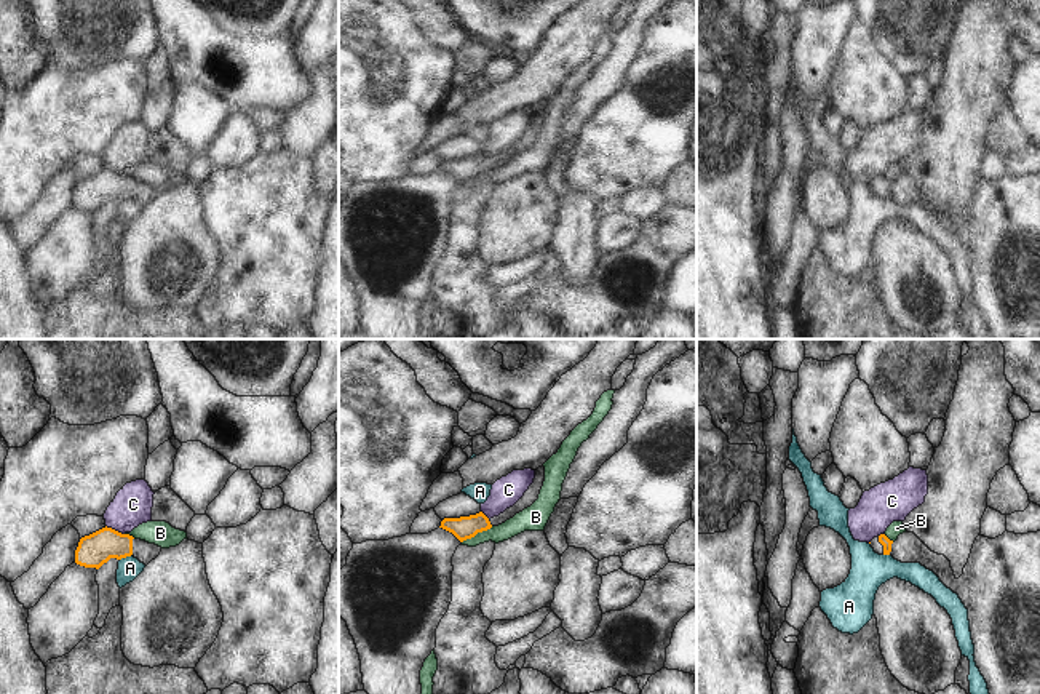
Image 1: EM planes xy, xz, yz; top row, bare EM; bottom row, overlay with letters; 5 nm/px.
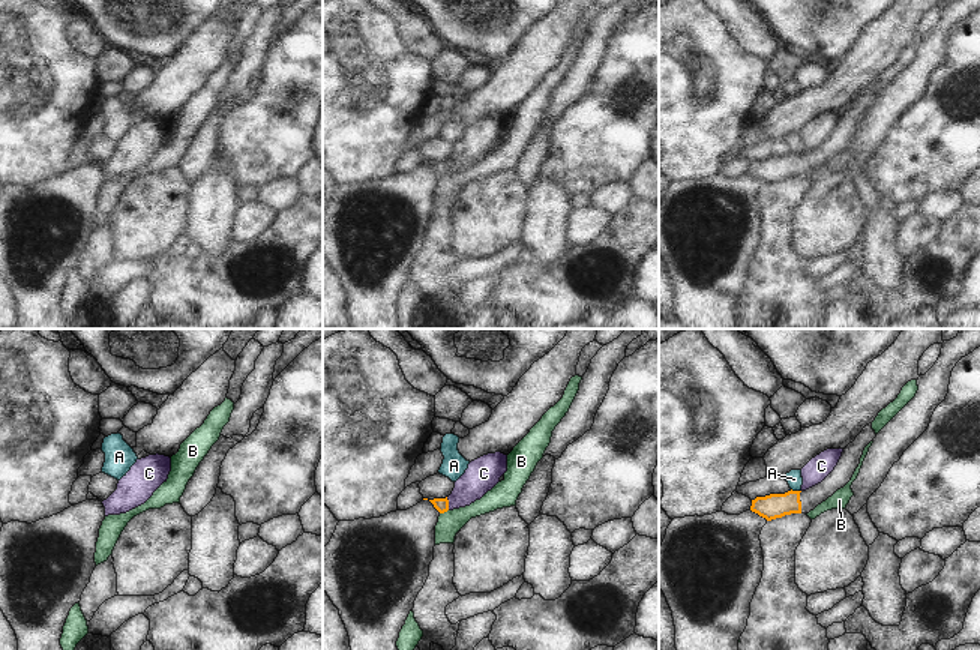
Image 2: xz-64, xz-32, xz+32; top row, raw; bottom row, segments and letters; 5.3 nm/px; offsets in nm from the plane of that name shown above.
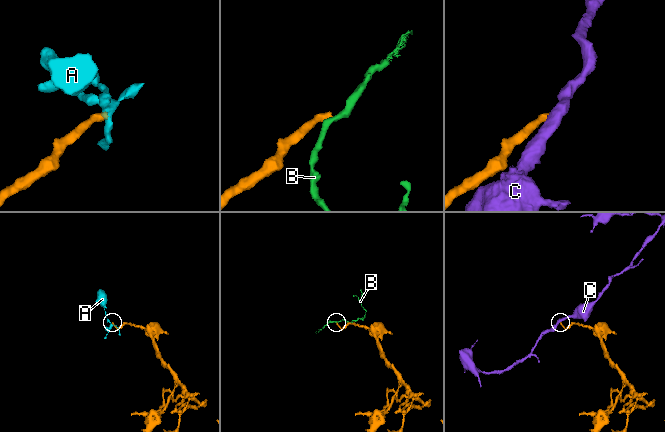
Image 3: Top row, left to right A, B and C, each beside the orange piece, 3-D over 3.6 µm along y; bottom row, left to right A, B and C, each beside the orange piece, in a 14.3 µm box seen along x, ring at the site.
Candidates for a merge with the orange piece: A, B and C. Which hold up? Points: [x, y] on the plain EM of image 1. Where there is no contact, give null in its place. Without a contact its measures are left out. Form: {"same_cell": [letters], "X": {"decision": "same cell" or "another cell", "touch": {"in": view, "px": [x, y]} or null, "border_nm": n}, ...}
{"same_cell": [], "A": {"decision": "another cell", "touch": {"in": "xy", "px": [125, 199]}, "border_nm": 70}, "B": {"decision": "another cell", "touch": {"in": "xz", "px": [476, 175]}, "border_nm": 180}, "C": {"decision": "another cell", "touch": {"in": "xy", "px": [114, 171]}, "border_nm": 110}}

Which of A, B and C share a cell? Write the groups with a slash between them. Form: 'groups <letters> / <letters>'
groups A / B / C

